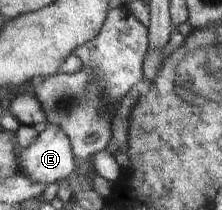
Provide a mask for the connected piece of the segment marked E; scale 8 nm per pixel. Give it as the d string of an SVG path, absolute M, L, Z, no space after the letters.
M51 123L40 134L38 142L22 150L22 154L20 154L20 173L32 178L34 182L42 182L48 186L68 180L76 172L76 168L79 167L77 165L81 165L81 161L75 154L74 144L72 144L70 136L64 132L64 128Z

